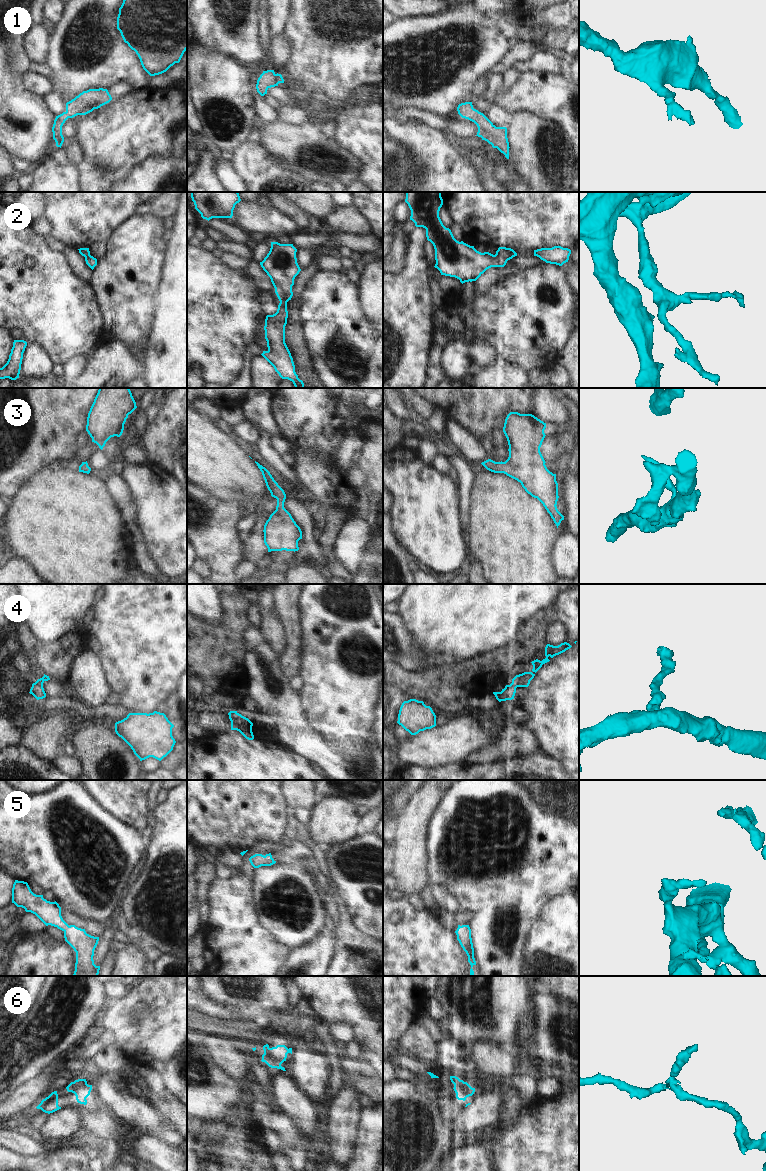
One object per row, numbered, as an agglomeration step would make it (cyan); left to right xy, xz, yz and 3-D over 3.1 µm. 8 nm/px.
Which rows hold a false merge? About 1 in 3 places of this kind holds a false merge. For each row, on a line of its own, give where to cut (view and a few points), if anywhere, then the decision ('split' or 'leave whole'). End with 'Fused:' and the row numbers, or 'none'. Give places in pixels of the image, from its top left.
1: cut none; leave whole
2: cut yz (495, 254), (501, 255), (507, 260); split
3: cut none; leave whole
4: cut none; leave whole
5: cut none; leave whole
6: cut none; leave whole
Fused: 2

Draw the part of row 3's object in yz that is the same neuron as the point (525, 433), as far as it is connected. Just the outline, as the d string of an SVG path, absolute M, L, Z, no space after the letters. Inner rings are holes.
M510 412L505 419L503 427L503 432L509 445L508 459L505 462L495 462L488 459L481 464L491 472L504 473L520 482L528 494L537 498L543 504L558 528L561 521L564 520L564 516L558 511L556 506L559 498L556 474L547 469L546 462L540 452L540 447L546 436L544 433L545 428L546 423L532 414Z

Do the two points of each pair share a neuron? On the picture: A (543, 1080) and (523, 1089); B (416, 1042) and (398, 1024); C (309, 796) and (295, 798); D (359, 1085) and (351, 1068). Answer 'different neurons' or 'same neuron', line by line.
A: different neurons
B: different neurons
C: same neuron
D: different neurons

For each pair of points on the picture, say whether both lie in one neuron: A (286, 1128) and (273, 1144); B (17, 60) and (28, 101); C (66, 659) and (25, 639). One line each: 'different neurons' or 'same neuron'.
A: different neurons
B: same neuron
C: same neuron

